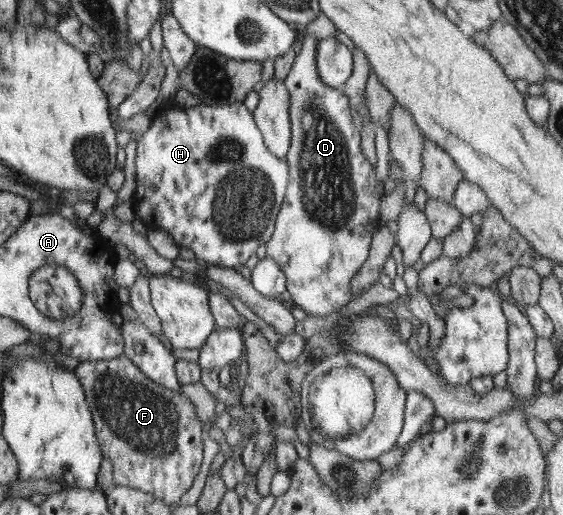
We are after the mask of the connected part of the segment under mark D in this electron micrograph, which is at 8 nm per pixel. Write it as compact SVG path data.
M308 33L302 36L302 49L284 79L289 93L291 121L291 144L286 157L289 182L273 235L265 246L266 257L274 260L285 274L286 288L294 306L314 317L324 317L359 296L350 291L350 284L370 257L371 240L380 226L381 195L376 190L375 169L361 151L361 133L354 125L349 97L341 89L321 82L315 60L319 40Z

